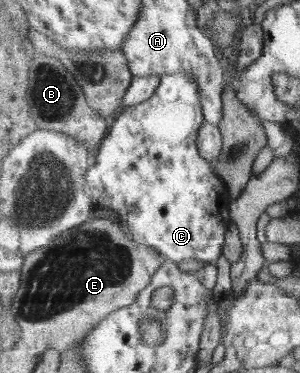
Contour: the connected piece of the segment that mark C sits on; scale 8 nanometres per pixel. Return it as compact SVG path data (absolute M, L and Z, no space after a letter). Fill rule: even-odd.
M184 73L166 75L149 101L120 110L92 160L87 176L96 209L110 209L117 213L118 219L126 222L133 239L155 248L175 264L191 259L212 264L217 262L232 223L229 207L233 199L228 187L216 175L213 164L200 153L197 145L204 122L200 87L196 81Z

